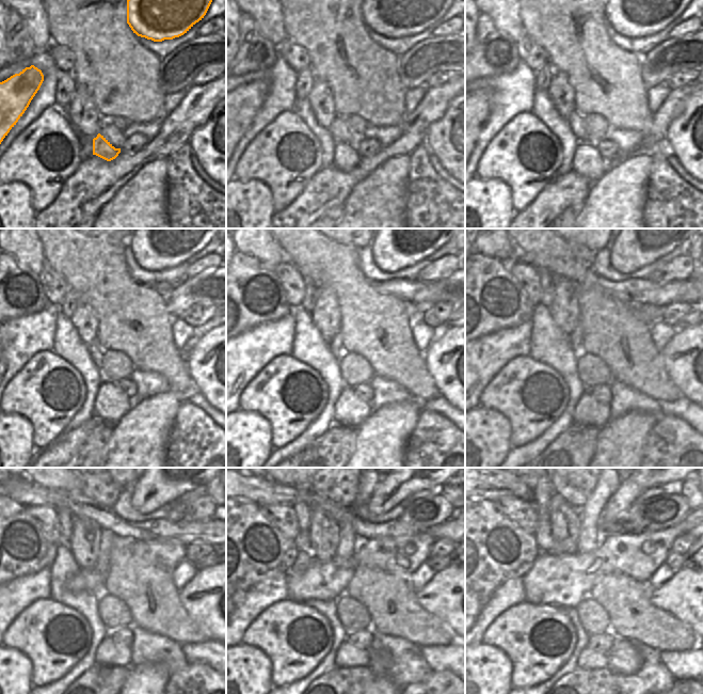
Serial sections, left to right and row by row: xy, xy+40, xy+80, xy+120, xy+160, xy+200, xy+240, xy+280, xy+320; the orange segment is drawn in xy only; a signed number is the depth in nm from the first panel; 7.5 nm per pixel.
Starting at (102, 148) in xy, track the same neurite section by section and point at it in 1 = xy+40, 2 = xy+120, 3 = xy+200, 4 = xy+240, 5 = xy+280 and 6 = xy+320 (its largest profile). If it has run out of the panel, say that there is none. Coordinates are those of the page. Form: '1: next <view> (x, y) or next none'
1: next xy+40 (346, 157)
2: next xy+120 (111, 403)
3: next xy+200 (590, 411)
4: next xy+240 (109, 652)
5: next xy+280 (348, 656)
6: next xy+320 (588, 659)

